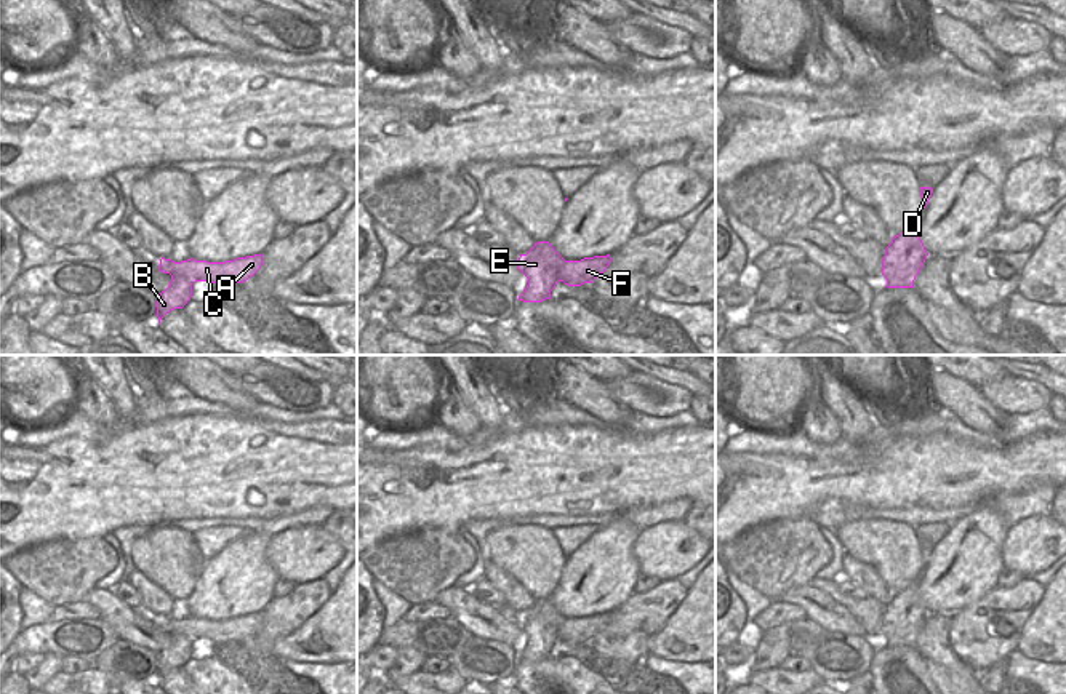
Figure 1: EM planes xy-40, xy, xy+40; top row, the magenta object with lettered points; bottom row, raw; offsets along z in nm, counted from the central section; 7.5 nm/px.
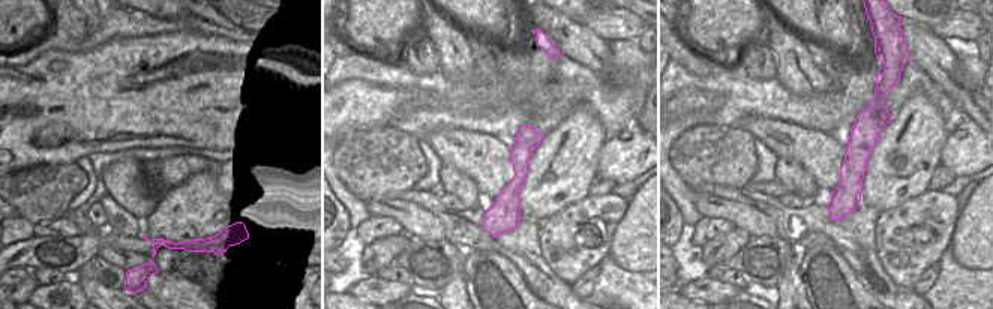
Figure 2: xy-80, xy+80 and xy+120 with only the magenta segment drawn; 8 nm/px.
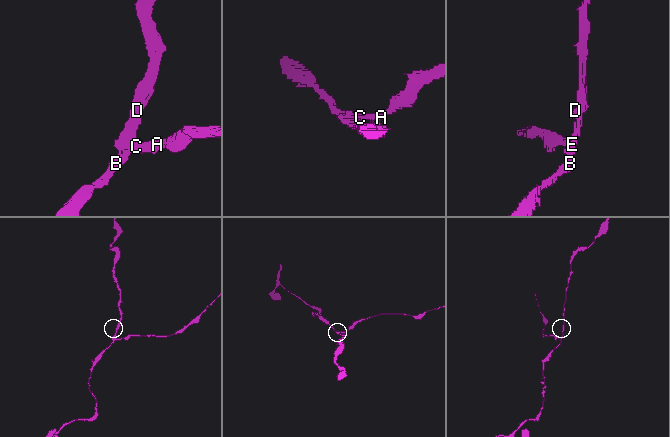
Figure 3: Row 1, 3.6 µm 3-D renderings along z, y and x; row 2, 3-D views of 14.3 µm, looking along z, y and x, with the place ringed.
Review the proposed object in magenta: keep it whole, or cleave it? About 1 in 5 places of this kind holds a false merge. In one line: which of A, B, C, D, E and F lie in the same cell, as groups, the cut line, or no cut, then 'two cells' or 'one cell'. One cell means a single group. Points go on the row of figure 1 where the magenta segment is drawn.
groups A C F / B D E; cut xy-40 (170, 272), (197, 280); two cells

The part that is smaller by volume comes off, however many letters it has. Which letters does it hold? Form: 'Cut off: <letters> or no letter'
Cut off: A, C, F

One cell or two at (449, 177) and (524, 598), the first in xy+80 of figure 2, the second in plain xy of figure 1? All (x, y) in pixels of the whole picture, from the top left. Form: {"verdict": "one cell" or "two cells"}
{"verdict": "one cell"}

